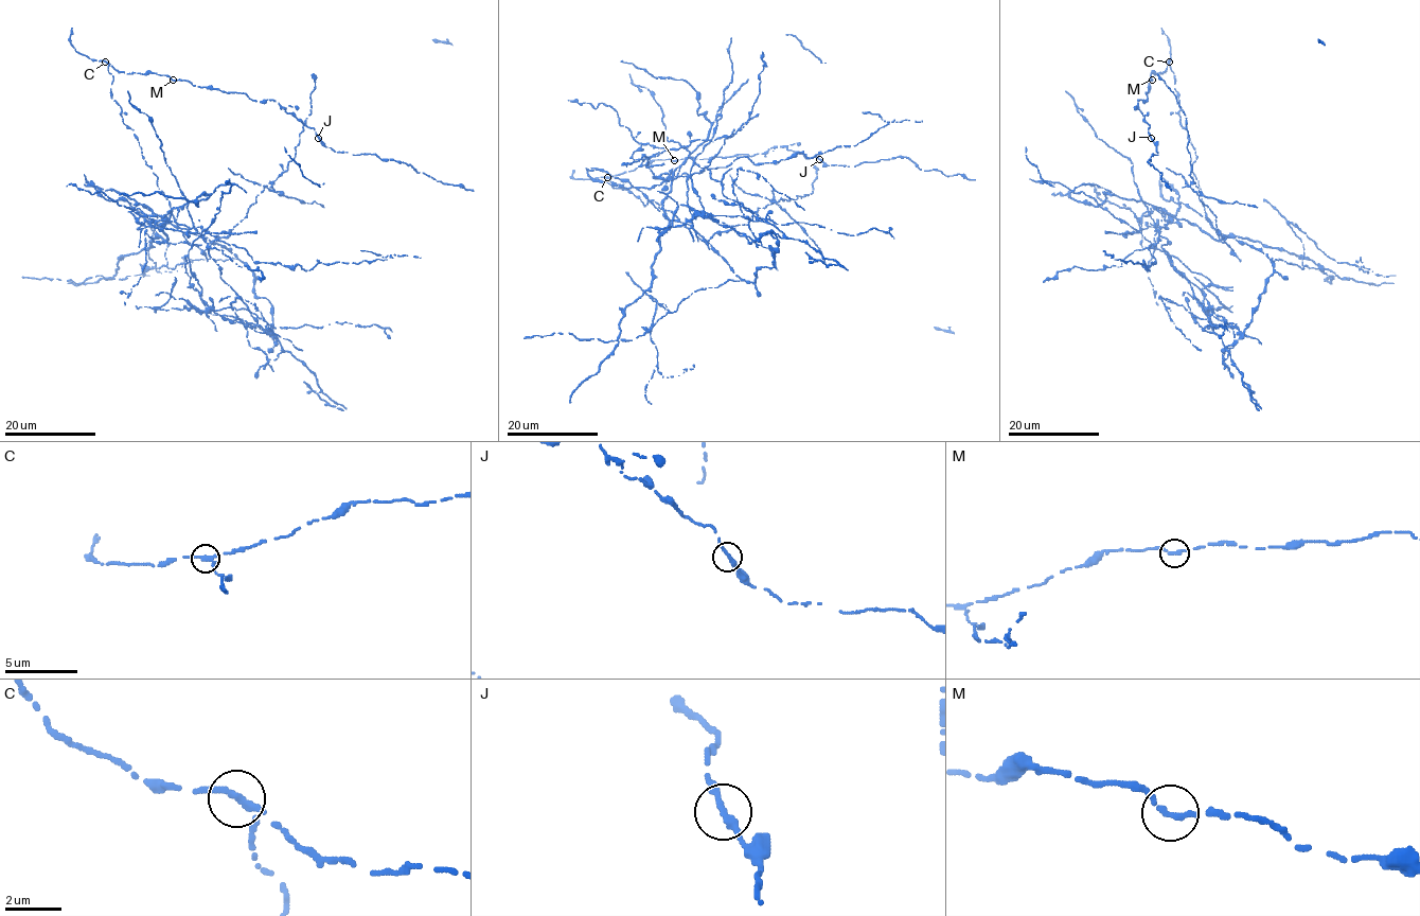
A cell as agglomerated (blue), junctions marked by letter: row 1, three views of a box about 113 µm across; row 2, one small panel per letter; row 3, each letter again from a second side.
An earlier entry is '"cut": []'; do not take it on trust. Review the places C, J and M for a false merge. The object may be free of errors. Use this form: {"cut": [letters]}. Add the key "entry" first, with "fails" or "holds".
{"entry": "fails", "cut": ["C"]}

